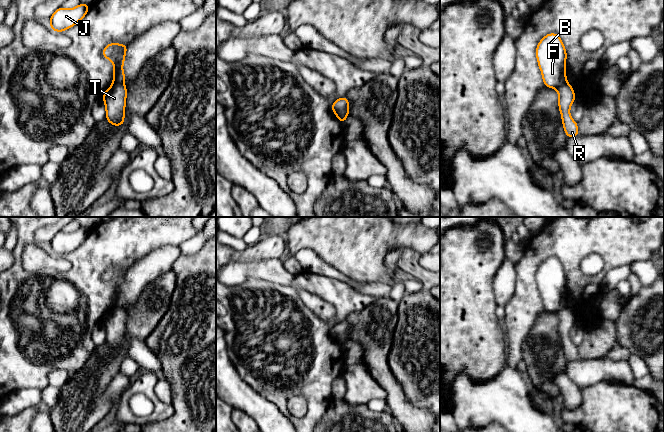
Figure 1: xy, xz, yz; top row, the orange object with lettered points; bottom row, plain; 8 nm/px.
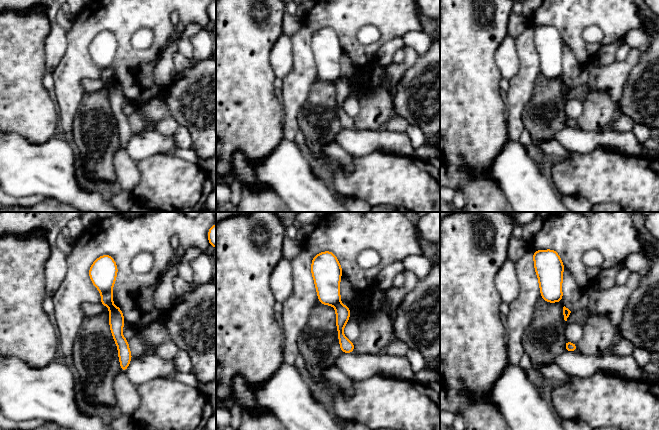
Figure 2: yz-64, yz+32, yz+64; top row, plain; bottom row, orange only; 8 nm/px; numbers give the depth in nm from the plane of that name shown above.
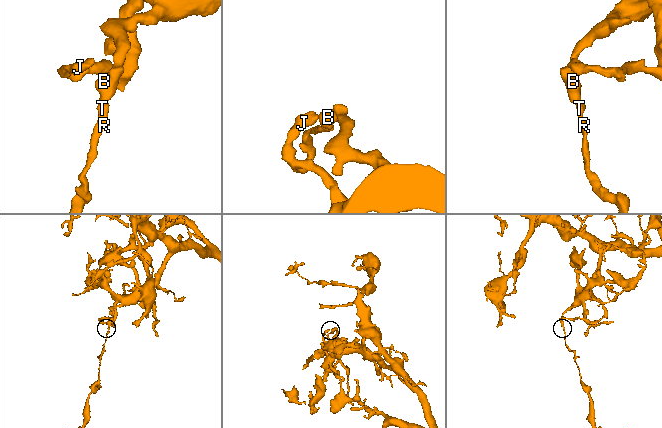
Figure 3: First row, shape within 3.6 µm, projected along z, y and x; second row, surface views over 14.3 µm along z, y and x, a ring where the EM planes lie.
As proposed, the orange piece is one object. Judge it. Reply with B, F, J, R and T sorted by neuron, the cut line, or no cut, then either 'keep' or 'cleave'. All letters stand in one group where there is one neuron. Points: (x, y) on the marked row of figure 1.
groups B F J / R T; cut xz (347, 114), (336, 115); cleave

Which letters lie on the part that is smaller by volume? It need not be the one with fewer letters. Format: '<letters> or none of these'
R, T

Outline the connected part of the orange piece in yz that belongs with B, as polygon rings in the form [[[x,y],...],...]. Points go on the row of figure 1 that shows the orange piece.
[[[549,33],[539,41],[536,58],[545,87],[558,89],[566,83],[567,52],[558,34]]]

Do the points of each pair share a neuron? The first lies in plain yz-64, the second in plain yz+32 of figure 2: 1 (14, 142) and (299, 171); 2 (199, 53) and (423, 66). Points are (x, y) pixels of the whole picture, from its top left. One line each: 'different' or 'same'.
1: same
2: different

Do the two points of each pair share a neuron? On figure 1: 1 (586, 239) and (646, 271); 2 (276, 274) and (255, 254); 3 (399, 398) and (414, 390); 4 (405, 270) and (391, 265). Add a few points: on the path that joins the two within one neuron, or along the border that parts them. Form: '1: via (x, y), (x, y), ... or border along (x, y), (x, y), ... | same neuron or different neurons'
1: border along (649, 258), (643, 261), (634, 261), (630, 265) | different neurons
2: border along (282, 258), (237, 261) | different neurons
3: border along (393, 375), (407, 398), (413, 404), (425, 409) | different neurons
4: border along (391, 250), (401, 252), (397, 260), (399, 273) | different neurons

